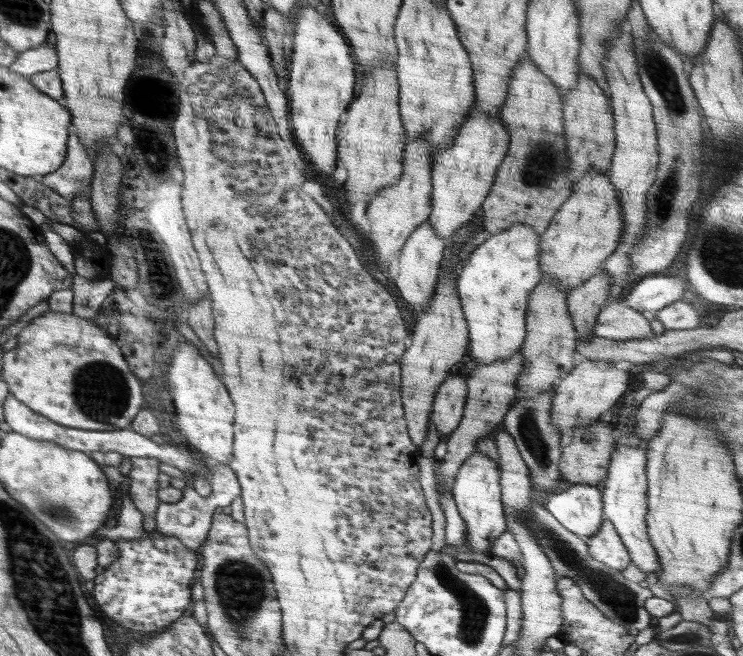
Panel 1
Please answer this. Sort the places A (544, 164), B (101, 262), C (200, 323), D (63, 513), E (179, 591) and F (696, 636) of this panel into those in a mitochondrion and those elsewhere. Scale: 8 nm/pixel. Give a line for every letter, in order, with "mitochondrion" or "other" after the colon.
A: mitochondrion
B: other
C: other
D: mitochondrion
E: other
F: mitochondrion

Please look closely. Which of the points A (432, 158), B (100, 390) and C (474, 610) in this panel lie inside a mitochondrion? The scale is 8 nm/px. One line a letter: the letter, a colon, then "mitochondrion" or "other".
A: other
B: mitochondrion
C: mitochondrion

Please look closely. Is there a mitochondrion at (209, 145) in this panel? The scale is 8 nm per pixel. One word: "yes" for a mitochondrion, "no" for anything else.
no

